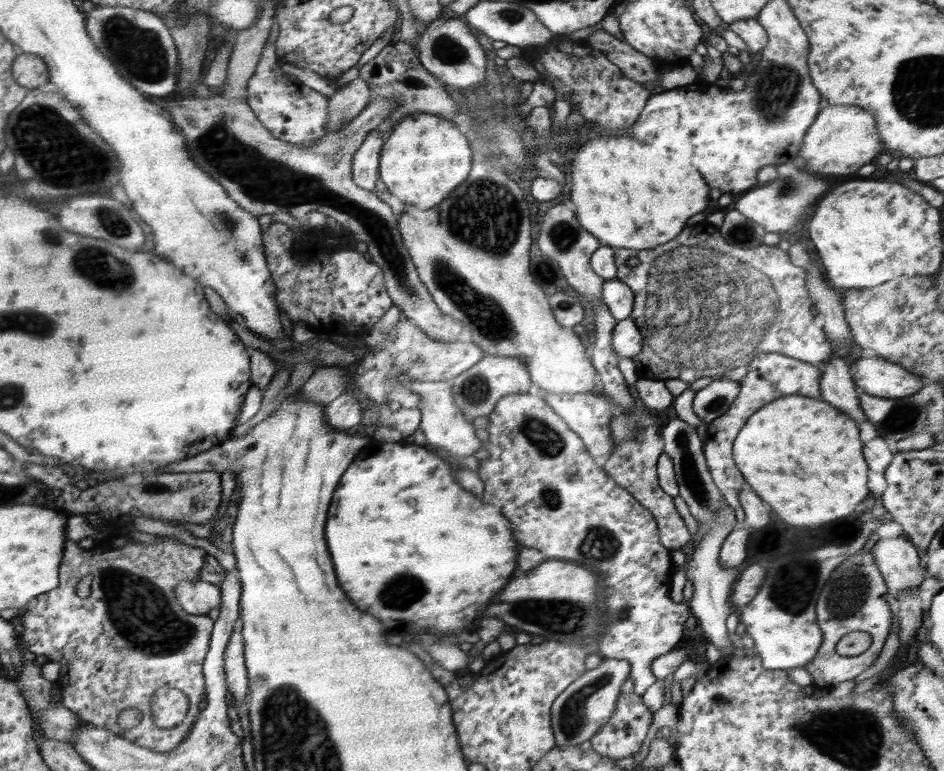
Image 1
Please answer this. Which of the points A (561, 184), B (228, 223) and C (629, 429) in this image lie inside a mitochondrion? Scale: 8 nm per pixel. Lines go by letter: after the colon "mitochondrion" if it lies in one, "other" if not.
A: other
B: mitochondrion
C: mitochondrion

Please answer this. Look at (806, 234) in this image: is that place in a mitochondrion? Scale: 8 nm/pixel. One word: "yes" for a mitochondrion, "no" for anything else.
no

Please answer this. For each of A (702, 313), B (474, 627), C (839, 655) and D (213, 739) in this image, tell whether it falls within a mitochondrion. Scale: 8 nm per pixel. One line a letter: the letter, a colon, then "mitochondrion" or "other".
A: mitochondrion
B: other
C: other
D: mitochondrion

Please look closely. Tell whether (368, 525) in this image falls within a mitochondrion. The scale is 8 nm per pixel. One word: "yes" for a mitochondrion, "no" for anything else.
no

